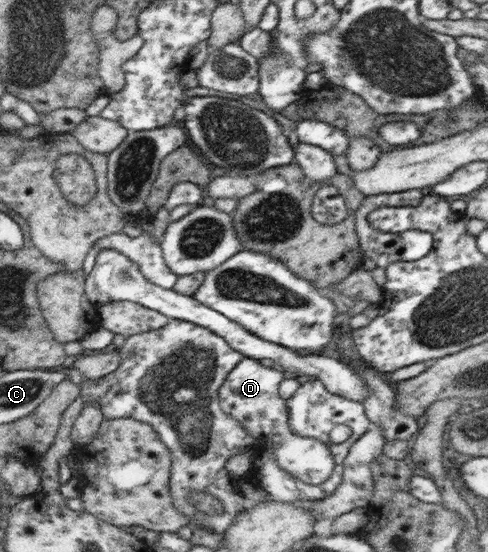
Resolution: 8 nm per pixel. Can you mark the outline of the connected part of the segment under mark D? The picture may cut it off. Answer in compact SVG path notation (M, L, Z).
M245 357L227 375L218 390L220 408L240 421L256 440L265 440L271 450L271 459L276 460L282 470L304 483L320 485L333 472L335 459L326 442L316 438L302 438L290 432L286 400L278 393L278 386L283 379L283 372L266 367L257 359Z

